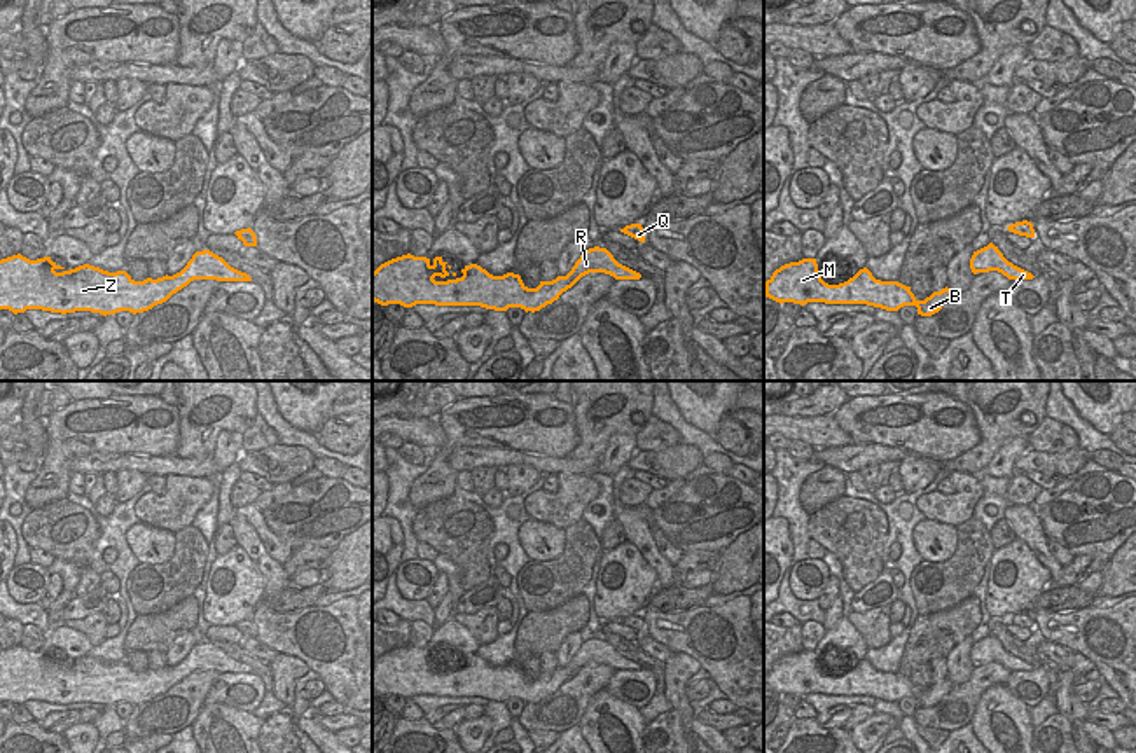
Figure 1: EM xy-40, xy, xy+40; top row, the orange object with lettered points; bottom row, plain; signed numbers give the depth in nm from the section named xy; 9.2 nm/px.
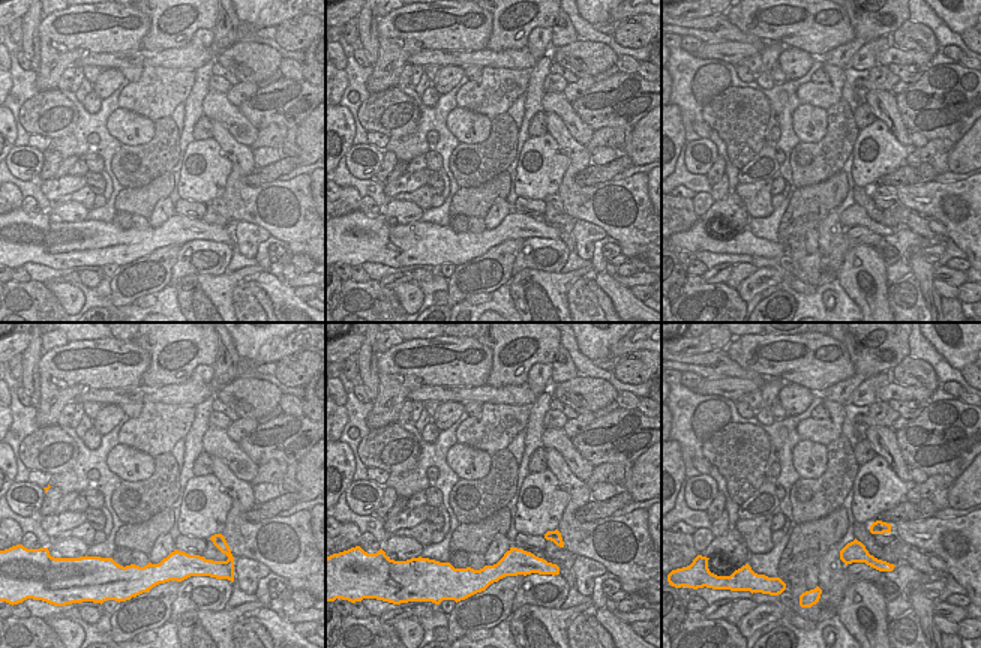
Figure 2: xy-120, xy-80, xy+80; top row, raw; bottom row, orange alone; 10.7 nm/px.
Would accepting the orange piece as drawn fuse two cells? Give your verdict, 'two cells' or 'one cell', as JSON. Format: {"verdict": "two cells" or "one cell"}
{"verdict": "one cell"}

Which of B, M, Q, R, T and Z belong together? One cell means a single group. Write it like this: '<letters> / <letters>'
B M Q R T Z

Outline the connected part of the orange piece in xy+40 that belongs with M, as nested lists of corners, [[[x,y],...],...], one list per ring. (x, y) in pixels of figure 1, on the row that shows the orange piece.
[[[802,259],[781,266],[765,281],[765,297],[783,304],[867,304],[886,311],[898,311],[904,306],[916,306],[918,314],[932,316],[951,301],[954,294],[946,287],[940,292],[933,292],[925,301],[918,301],[905,287],[898,281],[881,281],[863,267],[853,278],[839,285],[828,285],[818,273],[816,259]]]

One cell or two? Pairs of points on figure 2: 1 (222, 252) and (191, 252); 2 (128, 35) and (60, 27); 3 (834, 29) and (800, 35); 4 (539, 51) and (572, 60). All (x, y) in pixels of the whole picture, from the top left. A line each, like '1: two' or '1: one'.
1: one
2: one
3: one
4: two

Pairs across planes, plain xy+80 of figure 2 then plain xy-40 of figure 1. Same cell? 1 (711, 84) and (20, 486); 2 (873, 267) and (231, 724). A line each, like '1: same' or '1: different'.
1: different
2: same

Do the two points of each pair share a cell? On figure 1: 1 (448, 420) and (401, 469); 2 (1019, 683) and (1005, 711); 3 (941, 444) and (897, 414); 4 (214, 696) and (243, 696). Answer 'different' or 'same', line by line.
1: different
2: different
3: same
4: same

